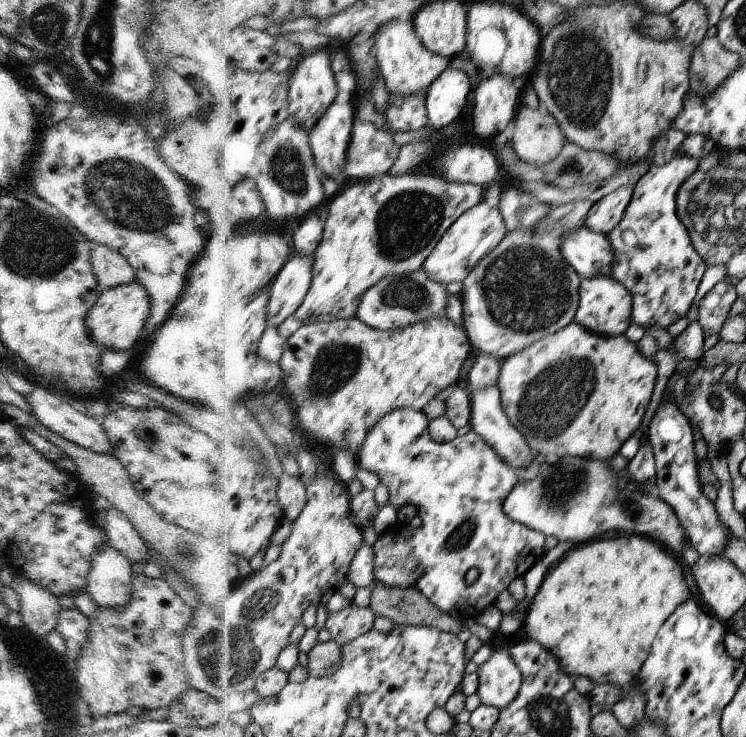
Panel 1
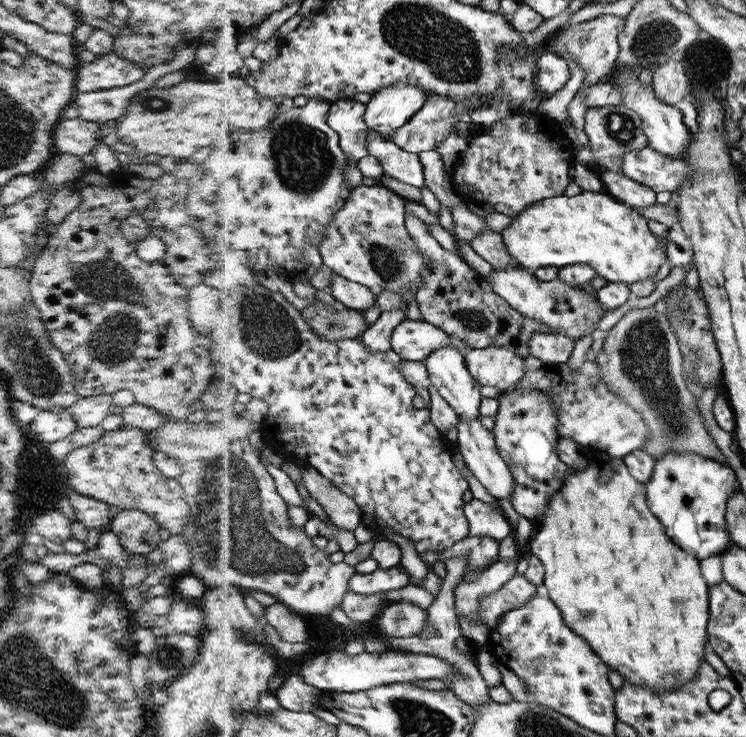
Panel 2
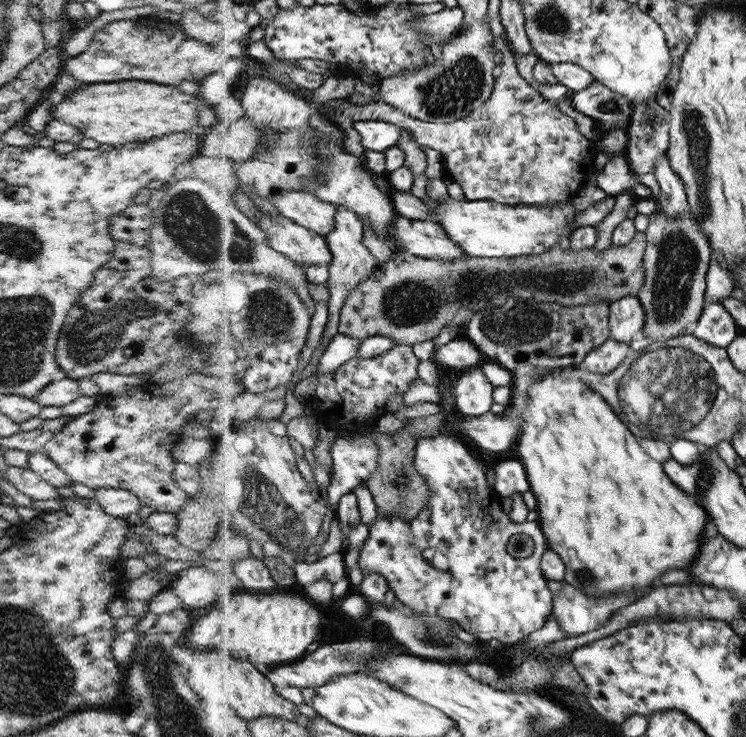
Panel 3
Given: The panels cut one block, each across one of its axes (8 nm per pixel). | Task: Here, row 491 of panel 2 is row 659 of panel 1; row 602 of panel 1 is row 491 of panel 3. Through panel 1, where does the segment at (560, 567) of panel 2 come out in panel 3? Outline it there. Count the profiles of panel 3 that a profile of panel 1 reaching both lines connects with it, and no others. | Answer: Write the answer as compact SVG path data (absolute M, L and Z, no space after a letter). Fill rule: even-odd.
M550 370L550 374L533 382L522 435L515 444L519 461L526 471L529 490L538 502L539 526L547 537L548 549L558 554L566 565L564 582L588 596L624 594L630 590L642 590L638 586L650 586L666 570L686 570L695 562L698 557L696 546L700 544L706 526L706 512L700 506L694 506L686 491L672 482L667 473L664 474L663 463L646 456L647 451L640 448L642 443L636 442L636 437L612 411L609 403L583 379L558 375ZM582 572L588 572L588 576L580 576Z

